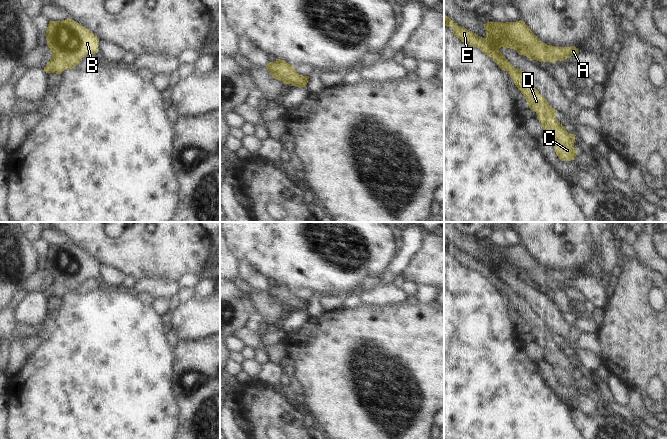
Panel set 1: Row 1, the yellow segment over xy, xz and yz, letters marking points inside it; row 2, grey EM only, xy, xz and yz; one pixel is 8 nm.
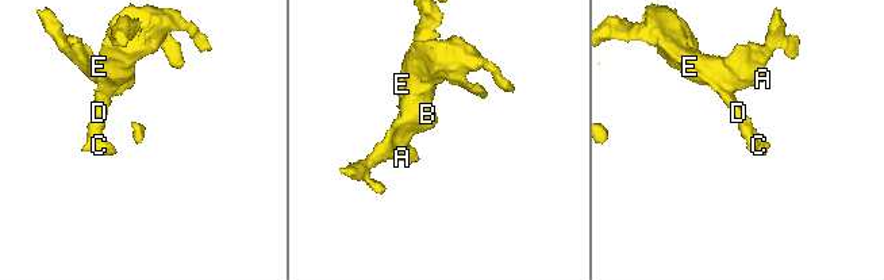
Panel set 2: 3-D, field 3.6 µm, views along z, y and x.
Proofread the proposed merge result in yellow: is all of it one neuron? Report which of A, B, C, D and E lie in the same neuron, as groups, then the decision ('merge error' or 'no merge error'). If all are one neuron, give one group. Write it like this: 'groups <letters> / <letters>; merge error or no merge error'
groups A B C D E; no merge error

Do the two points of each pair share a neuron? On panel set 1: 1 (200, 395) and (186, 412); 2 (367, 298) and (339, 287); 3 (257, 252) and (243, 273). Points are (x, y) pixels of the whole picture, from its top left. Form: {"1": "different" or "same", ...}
{"1": "same", "2": "different", "3": "different"}

